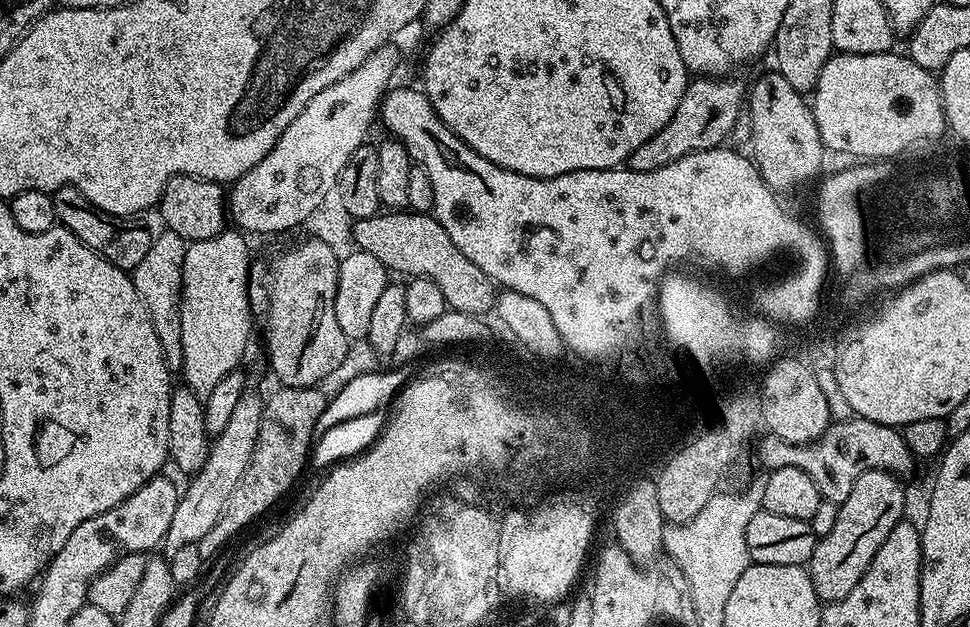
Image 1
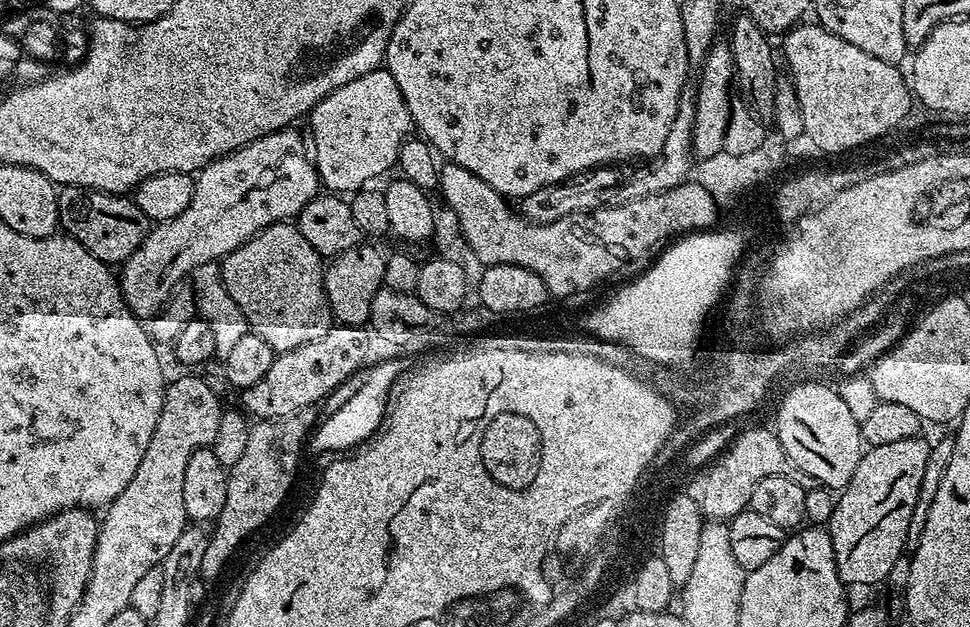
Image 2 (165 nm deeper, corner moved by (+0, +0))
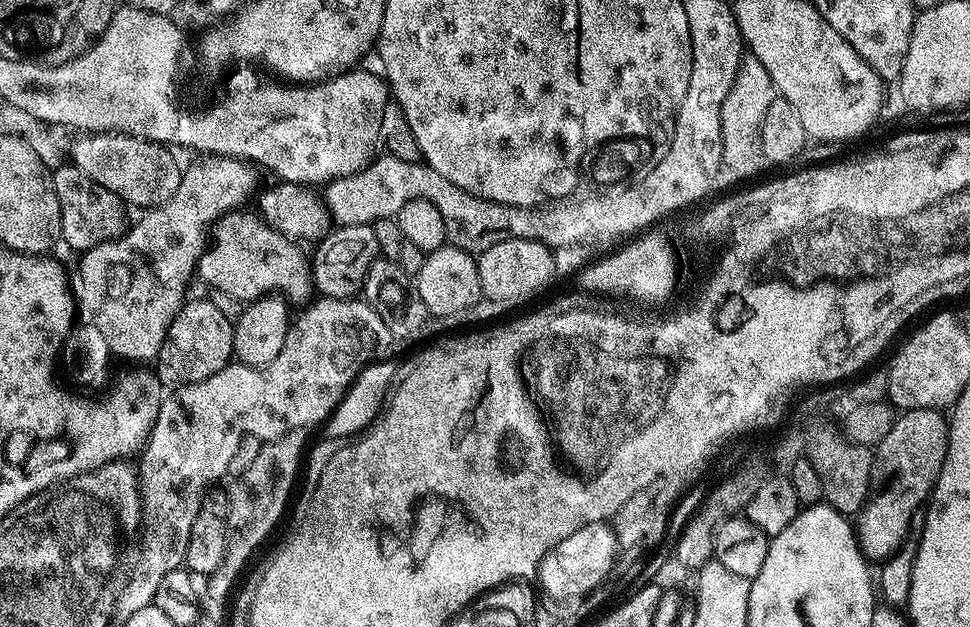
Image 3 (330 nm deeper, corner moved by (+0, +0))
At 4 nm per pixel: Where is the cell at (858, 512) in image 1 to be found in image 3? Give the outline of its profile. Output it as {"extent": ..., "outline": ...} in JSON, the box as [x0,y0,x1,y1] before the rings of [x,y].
{"extent":[854,408,949,562],"outline":[[[909,408],[897,415],[890,434],[875,445],[872,478],[878,491],[860,510],[854,524],[860,549],[869,561],[883,562],[892,556],[904,541],[914,514],[927,505],[942,462],[946,462],[949,423],[941,409]]]}

